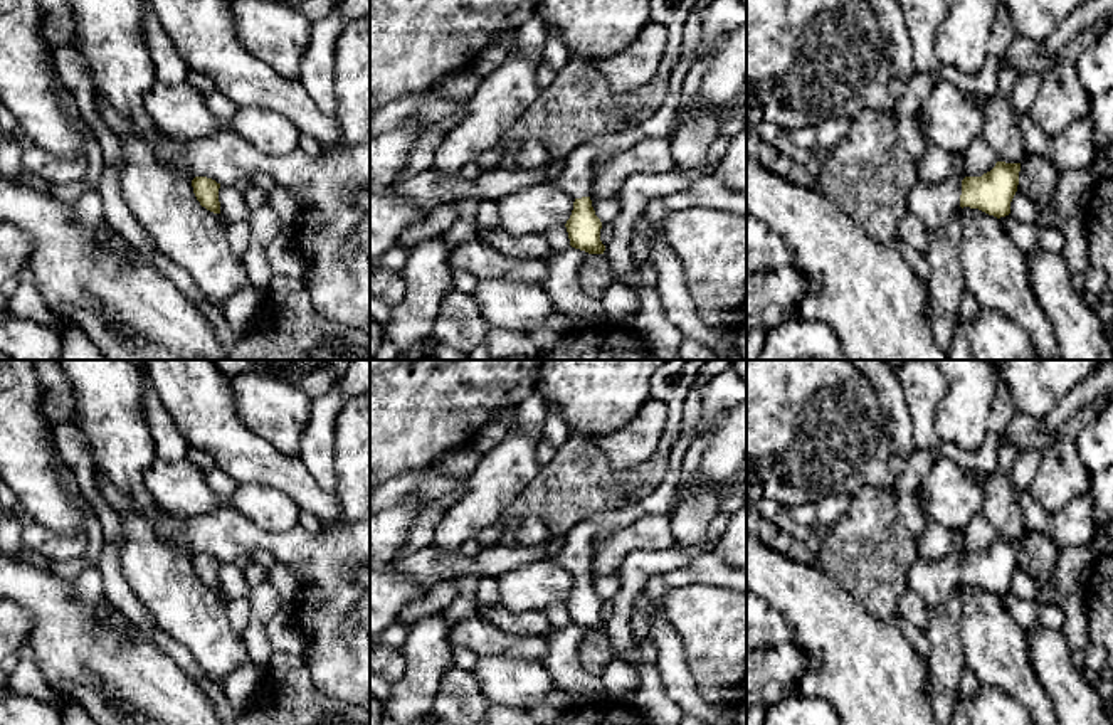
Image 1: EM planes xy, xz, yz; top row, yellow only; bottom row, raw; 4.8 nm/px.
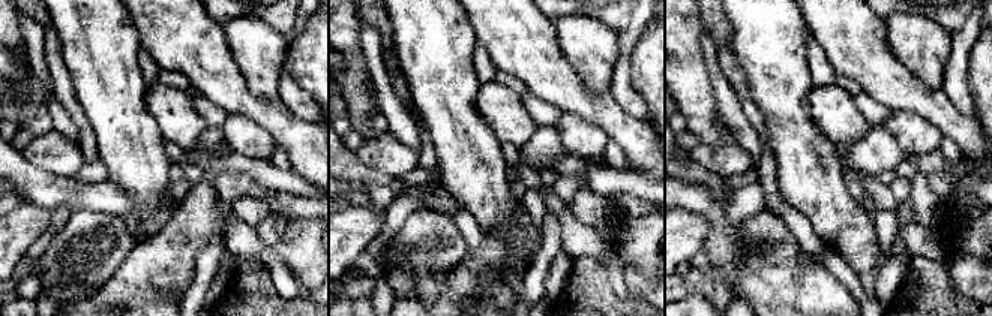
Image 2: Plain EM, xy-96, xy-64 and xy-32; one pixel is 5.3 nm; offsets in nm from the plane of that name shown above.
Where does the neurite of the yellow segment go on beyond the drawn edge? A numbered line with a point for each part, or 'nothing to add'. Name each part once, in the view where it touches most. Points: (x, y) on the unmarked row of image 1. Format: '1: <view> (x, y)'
1: yz (933, 581)

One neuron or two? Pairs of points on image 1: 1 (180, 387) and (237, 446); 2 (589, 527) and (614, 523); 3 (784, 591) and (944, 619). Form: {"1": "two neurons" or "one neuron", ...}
{"1": "one neuron", "2": "one neuron", "3": "two neurons"}

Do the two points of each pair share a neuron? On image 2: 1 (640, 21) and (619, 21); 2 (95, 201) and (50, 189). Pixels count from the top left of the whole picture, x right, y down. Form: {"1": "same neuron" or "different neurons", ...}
{"1": "different neurons", "2": "same neuron"}

